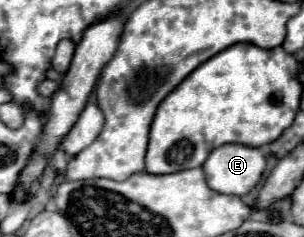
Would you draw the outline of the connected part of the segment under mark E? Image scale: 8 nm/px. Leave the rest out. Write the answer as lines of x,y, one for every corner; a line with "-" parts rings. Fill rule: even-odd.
241,143
217,147
203,163
203,171
211,189
239,197
249,193
259,183
265,167
267,157
263,149

